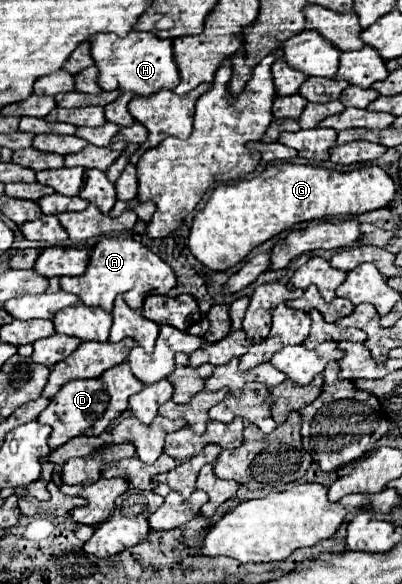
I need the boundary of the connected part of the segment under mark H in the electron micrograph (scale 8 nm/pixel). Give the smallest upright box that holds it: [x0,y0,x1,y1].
[89,30,179,96]

